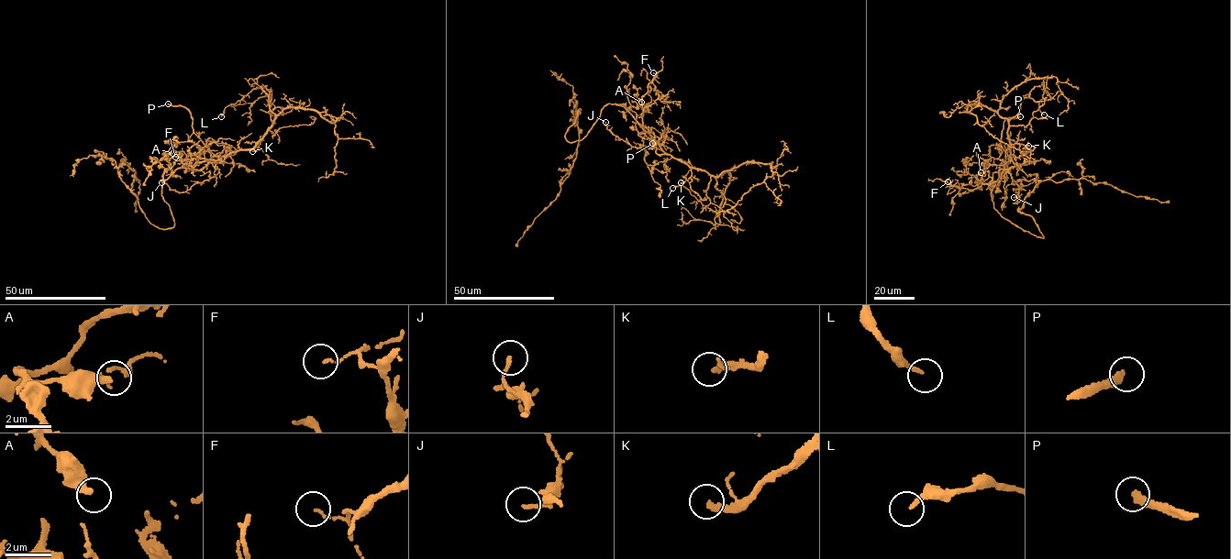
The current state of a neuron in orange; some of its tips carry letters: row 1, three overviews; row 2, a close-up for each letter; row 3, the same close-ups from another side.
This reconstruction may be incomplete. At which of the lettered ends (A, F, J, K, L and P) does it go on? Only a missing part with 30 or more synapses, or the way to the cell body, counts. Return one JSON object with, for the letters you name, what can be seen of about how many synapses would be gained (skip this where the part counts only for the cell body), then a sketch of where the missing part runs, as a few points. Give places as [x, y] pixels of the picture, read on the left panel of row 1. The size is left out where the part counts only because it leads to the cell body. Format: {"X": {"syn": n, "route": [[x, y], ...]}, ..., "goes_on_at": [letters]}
{"K": {"syn": 100, "route": [[252, 151], [238, 171], [205, 191]]}, "P": {"route": [[168, 104], [159, 105], [151, 98], [135, 97], [119, 85]]}, "goes_on_at": ["K", "P"]}

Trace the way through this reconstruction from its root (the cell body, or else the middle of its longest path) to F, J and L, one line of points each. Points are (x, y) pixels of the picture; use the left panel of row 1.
F: (164, 181), (179, 169), (206, 160), (208, 163), (200, 169), (187, 168), (185, 171), (181, 158), (175, 157)
J: (164, 181), (179, 169), (206, 160), (218, 169), (214, 177), (197, 182), (184, 191), (178, 192), (161, 182)
L: (164, 181), (184, 166), (249, 150), (272, 124), (274, 115), (261, 86), (226, 107), (221, 116)

